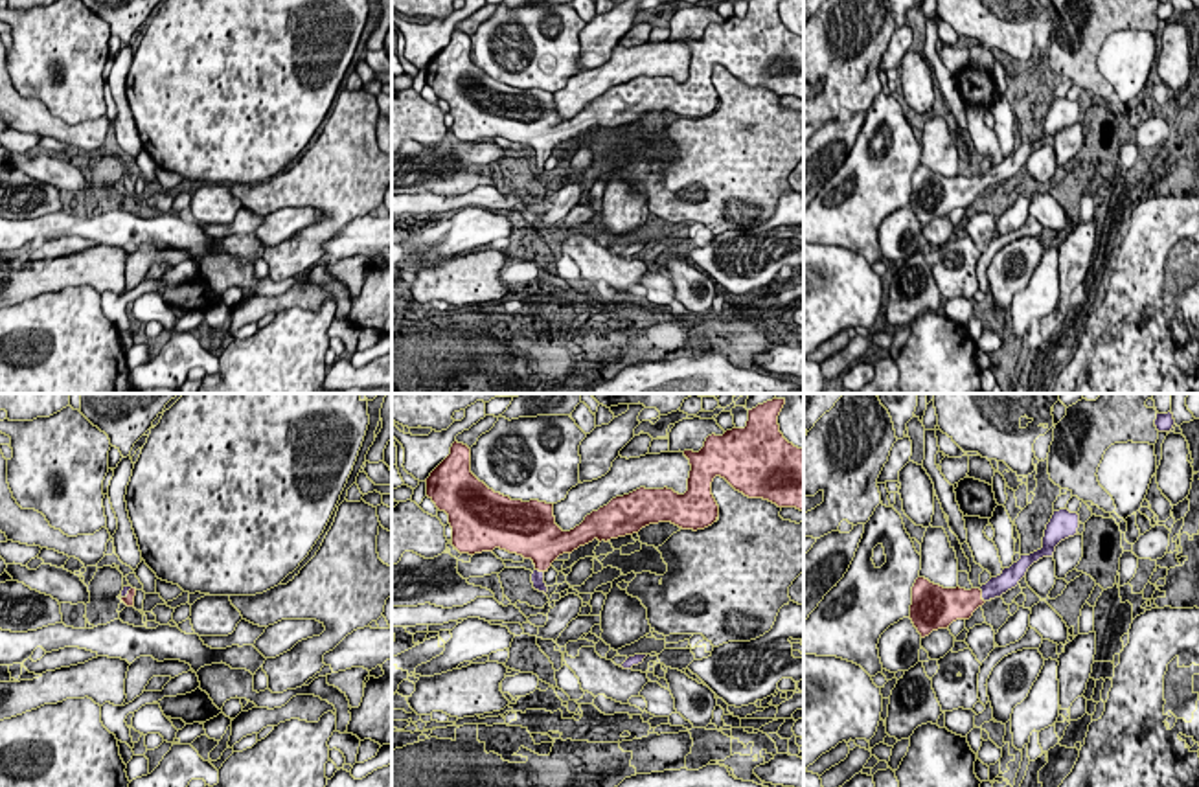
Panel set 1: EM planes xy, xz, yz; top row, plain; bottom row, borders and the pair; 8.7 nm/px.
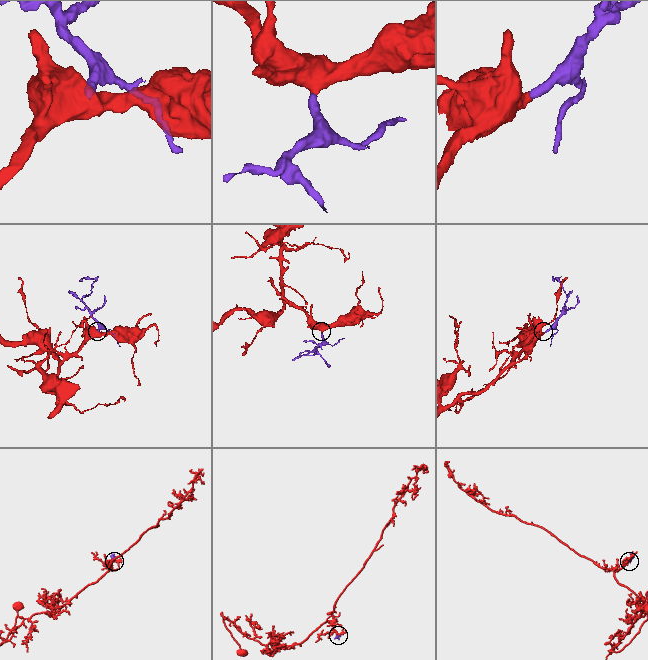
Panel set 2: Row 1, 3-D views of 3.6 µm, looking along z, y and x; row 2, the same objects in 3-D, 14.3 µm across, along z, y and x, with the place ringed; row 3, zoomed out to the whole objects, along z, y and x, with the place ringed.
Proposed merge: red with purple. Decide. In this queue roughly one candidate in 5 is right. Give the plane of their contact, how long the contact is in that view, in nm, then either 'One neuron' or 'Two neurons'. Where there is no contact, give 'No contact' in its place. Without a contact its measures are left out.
Touches red in yz. Shared border 140 nm. One neuron

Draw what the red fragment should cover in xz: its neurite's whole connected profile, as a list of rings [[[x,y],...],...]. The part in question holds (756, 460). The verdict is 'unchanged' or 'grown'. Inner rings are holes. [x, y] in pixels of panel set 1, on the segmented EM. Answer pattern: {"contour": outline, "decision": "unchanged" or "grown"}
{"contour": [[[776,397],[758,405],[748,410],[745,428],[708,436],[699,452],[684,451],[691,465],[684,495],[640,487],[612,498],[570,531],[555,524],[554,504],[511,500],[480,482],[471,473],[471,449],[458,441],[425,480],[427,496],[449,515],[452,546],[460,553],[500,548],[531,559],[533,588],[546,594],[544,574],[552,563],[594,539],[607,542],[658,522],[693,531],[712,526],[719,517],[712,495],[715,476],[748,498],[804,511],[804,449],[780,432],[783,405],[785,399]]], "decision": "grown"}

